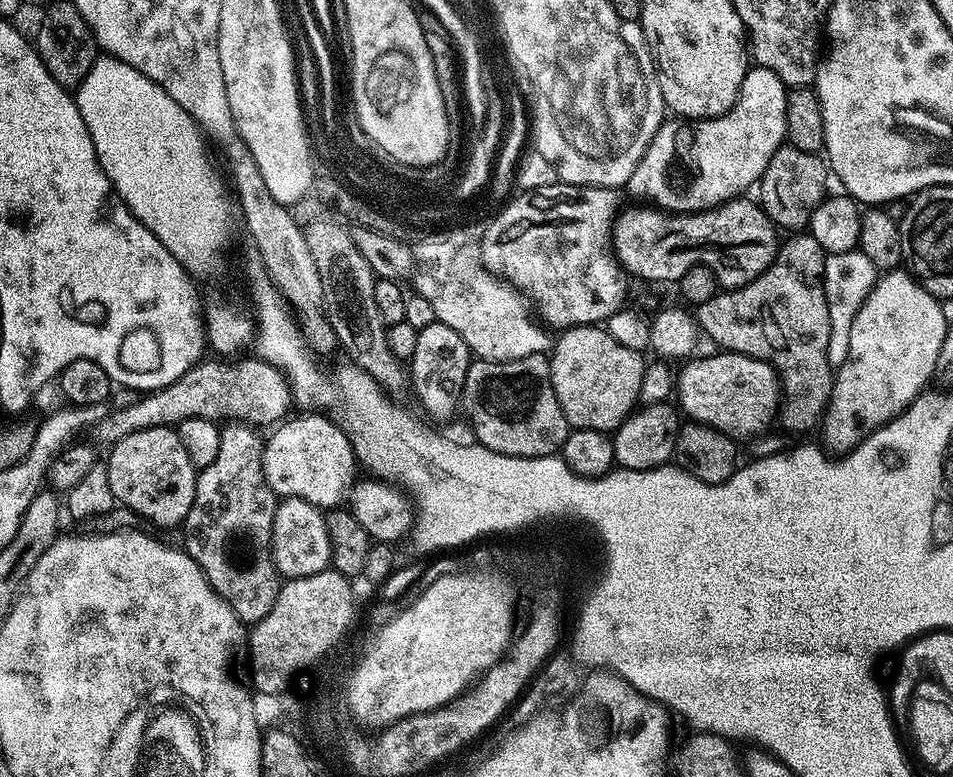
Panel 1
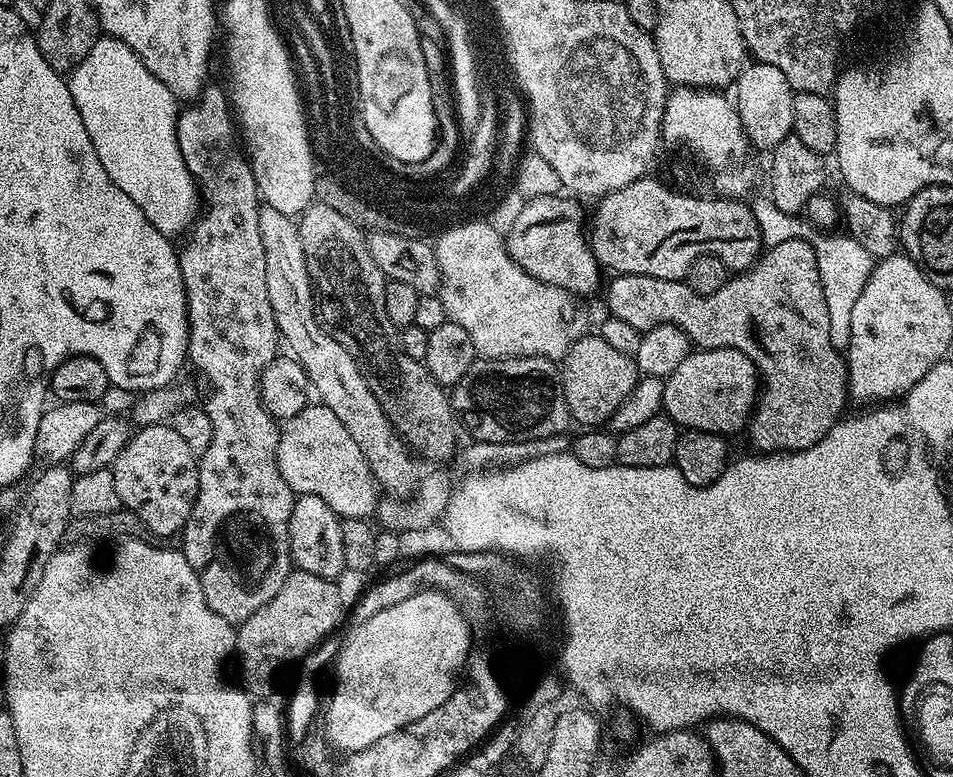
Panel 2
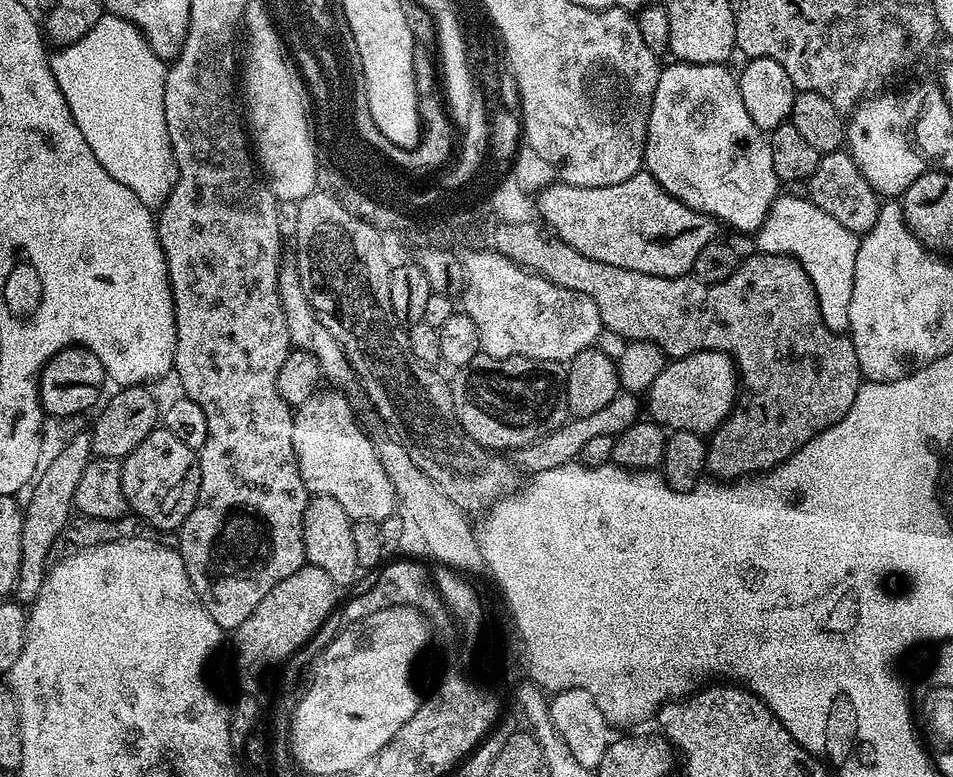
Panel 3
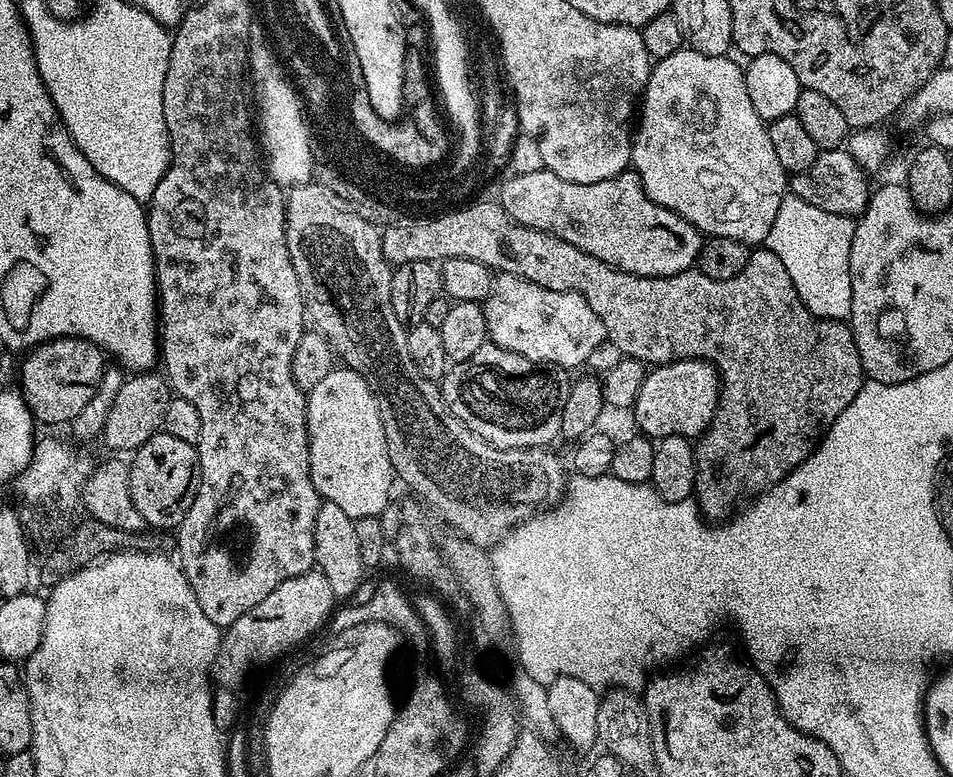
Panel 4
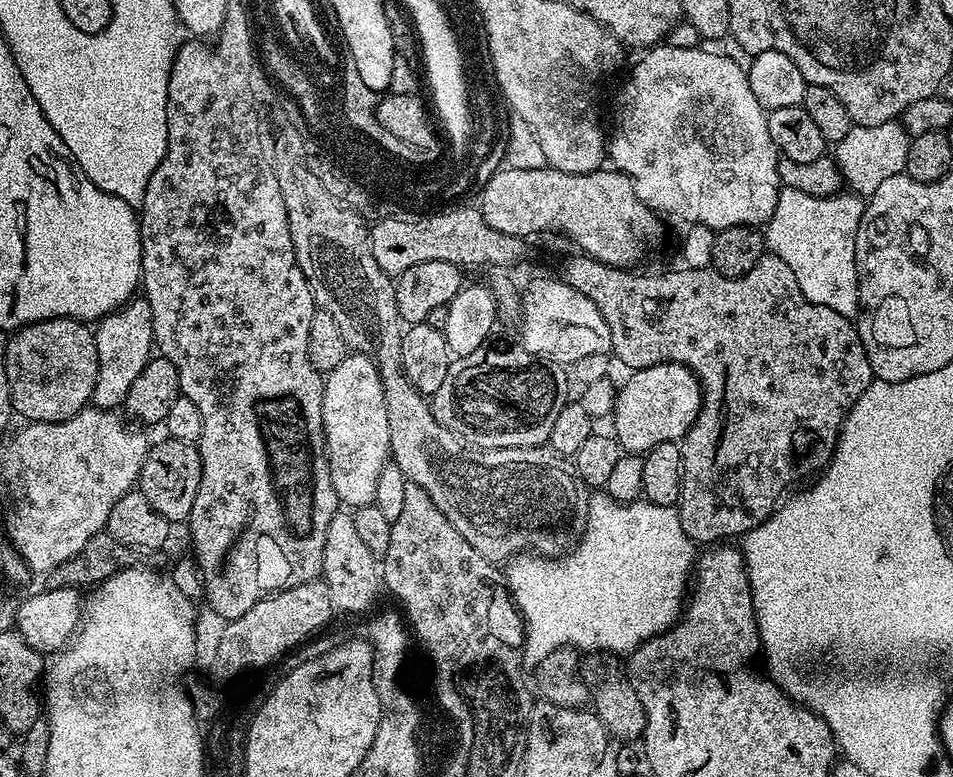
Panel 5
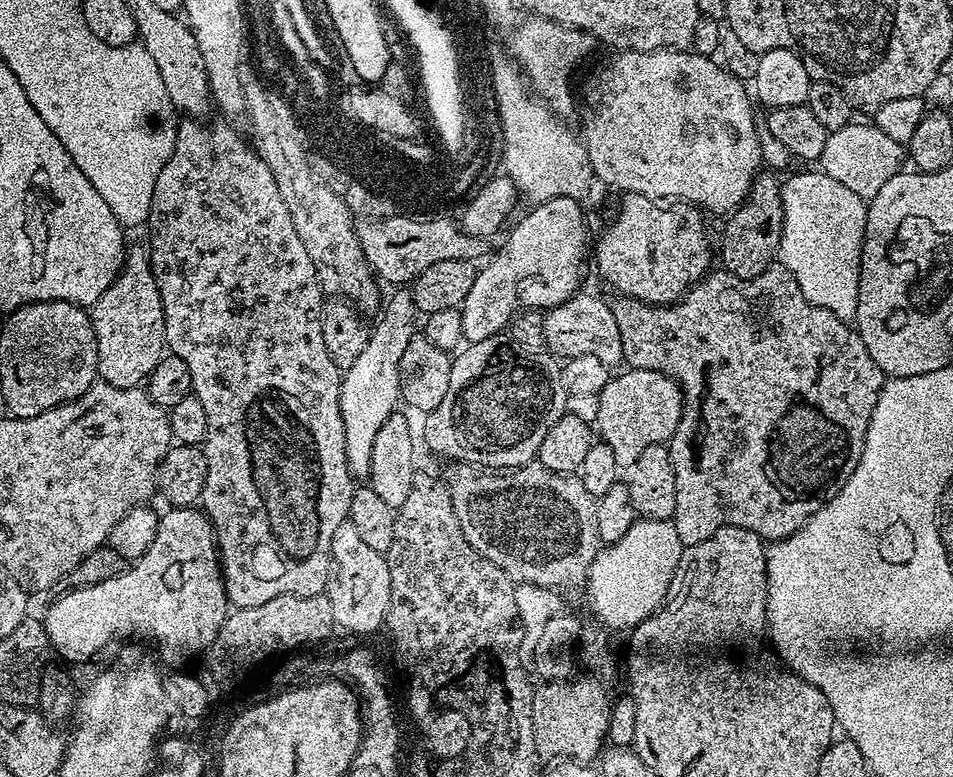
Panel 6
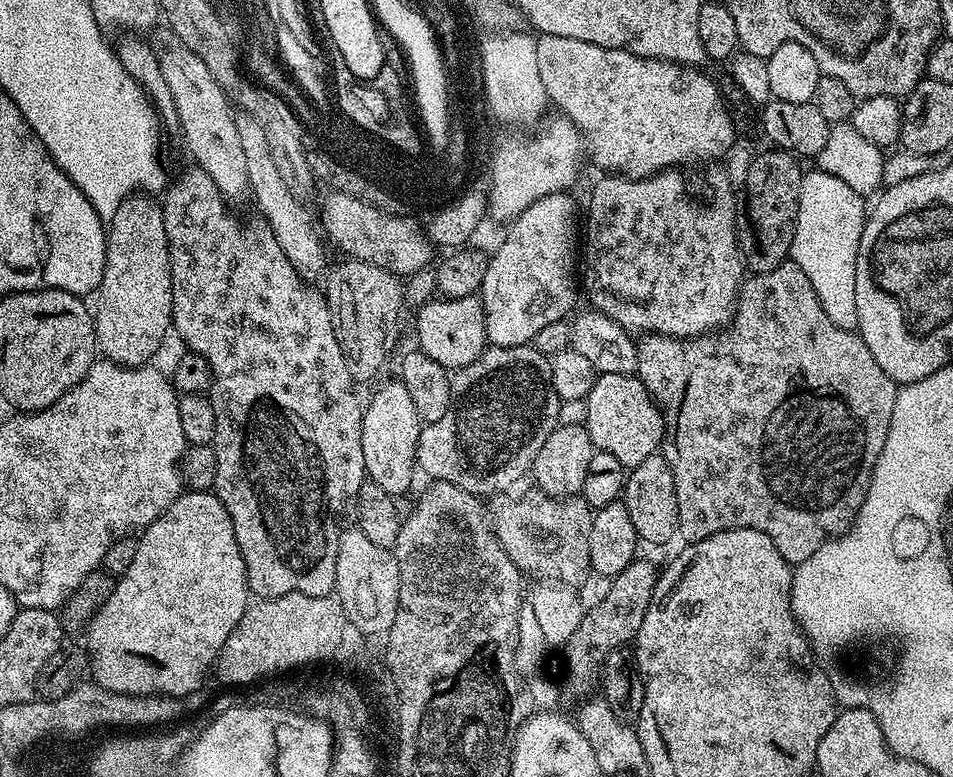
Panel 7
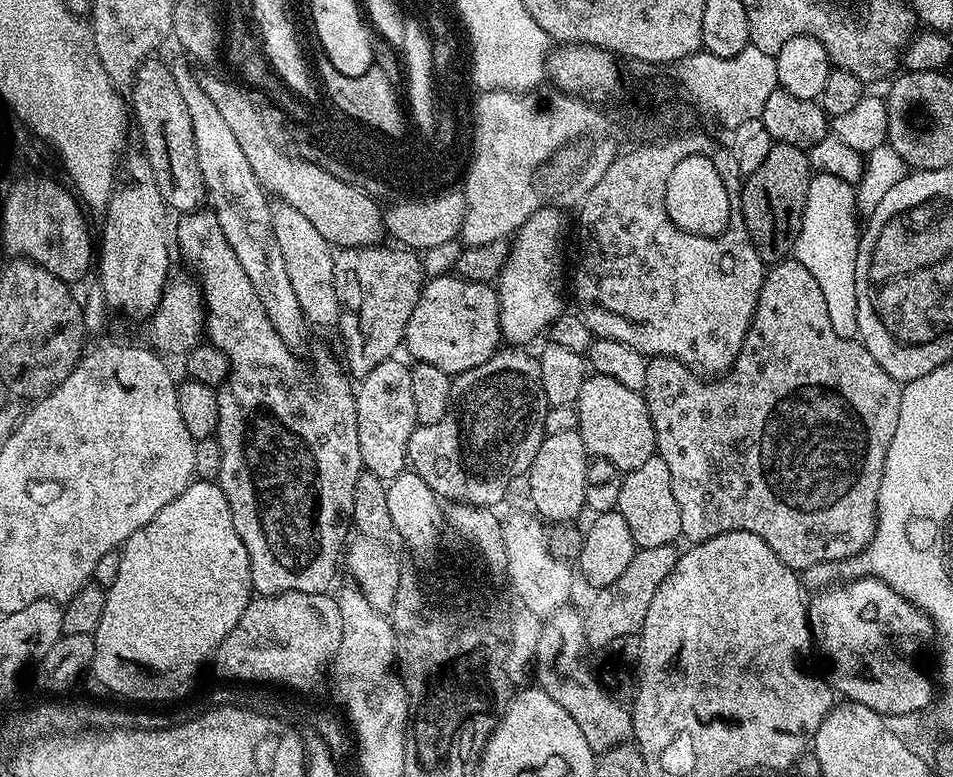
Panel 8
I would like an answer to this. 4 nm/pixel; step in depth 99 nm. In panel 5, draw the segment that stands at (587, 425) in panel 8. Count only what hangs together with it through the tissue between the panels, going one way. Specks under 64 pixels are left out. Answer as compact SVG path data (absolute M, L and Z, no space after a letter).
M655 364L631 373L616 393L615 439L628 454L643 454L654 446L671 440L679 442L698 418L702 393L700 381L682 364Z

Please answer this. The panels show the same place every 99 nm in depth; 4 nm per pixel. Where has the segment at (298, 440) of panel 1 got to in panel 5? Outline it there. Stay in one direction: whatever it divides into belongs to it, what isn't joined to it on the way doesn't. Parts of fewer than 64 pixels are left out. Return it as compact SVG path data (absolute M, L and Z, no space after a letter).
M348 354L341 359L340 364L335 370L327 373L324 381L324 397L322 398L322 422L324 423L324 435L322 437L324 442L324 452L328 456L328 472L326 471L327 483L331 484L332 491L336 494L336 499L341 505L347 506L349 509L355 510L364 508L370 503L373 503L376 498L376 491L378 490L378 480L383 474L386 465L390 460L390 449L388 443L390 442L390 430L388 429L388 407L386 406L386 398L384 397L384 382L380 378L380 372L376 368L376 363L370 359L369 356L362 356L359 354Z

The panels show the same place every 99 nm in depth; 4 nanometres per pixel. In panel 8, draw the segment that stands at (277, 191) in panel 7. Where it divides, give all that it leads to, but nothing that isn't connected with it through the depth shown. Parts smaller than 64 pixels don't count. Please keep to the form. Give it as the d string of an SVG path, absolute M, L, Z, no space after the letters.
M283 202L272 204L272 229L278 246L286 258L286 272L290 274L290 286L298 294L298 306L302 306L309 325L328 328L339 325L340 299L336 293L336 266L333 245L306 218L298 214L294 206Z

